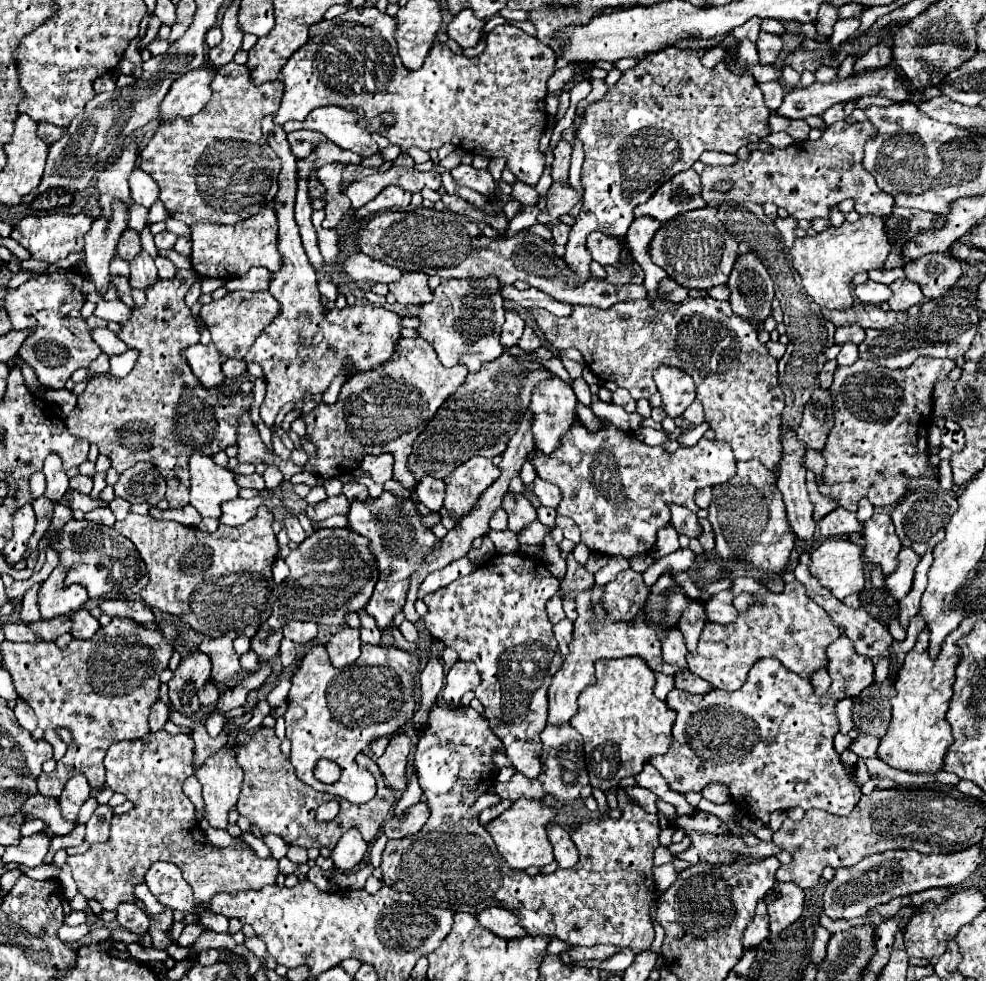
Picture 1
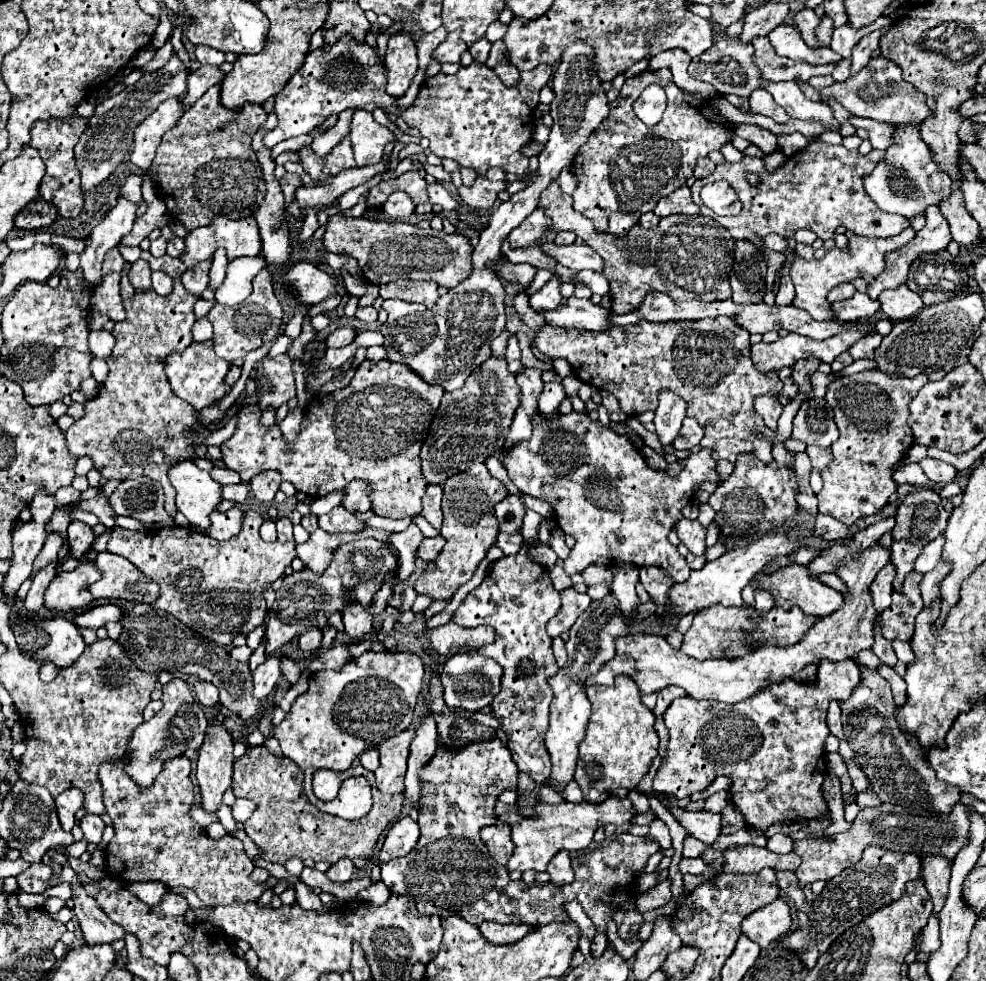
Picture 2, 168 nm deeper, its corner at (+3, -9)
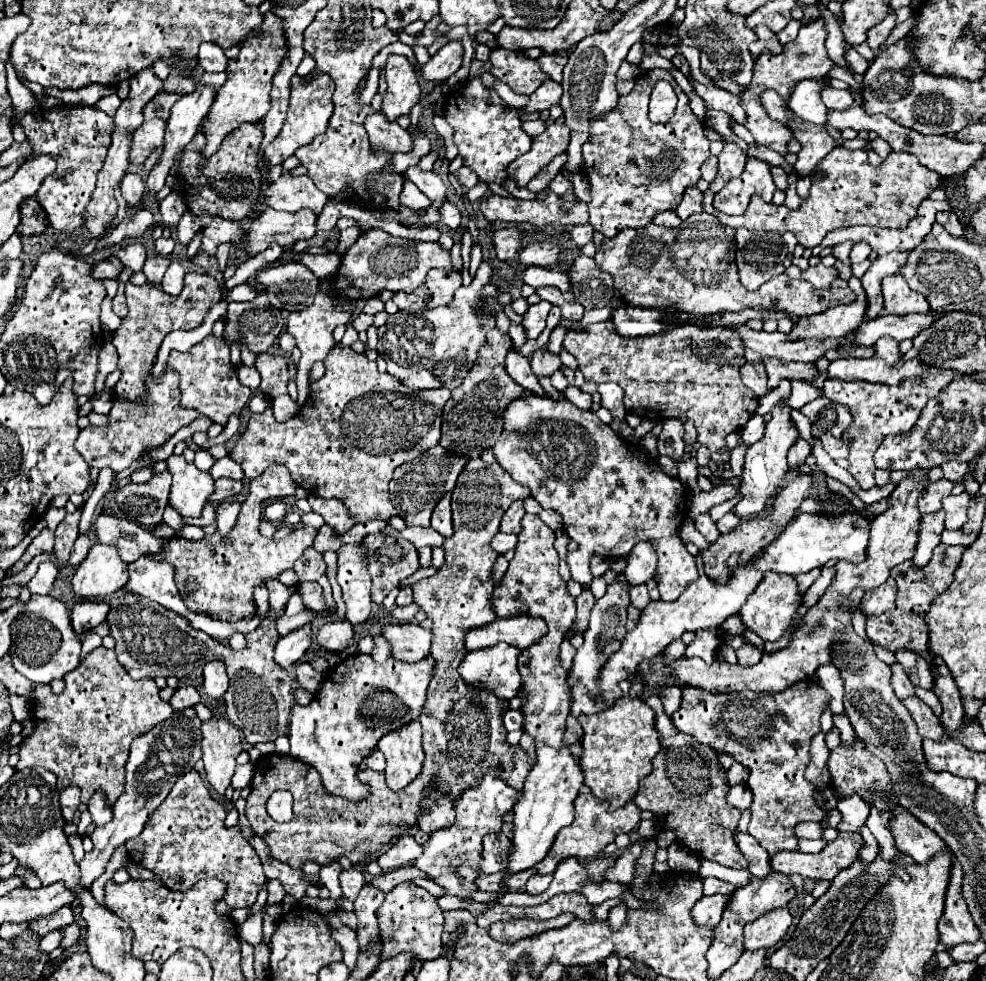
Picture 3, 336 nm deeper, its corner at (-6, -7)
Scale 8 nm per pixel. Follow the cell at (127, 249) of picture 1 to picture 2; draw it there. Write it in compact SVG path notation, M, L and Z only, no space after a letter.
M112 248L112 250L108 250L108 254L106 254L106 258L104 258L102 272L104 272L104 274L110 274L110 272L122 272L124 264L126 264L126 262L124 262L124 258L120 256L118 248Z

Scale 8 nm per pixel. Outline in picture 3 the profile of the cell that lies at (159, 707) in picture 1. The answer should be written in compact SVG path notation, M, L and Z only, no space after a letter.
M185 686L185 688L175 690L175 694L169 700L169 706L173 710L181 710L181 708L187 708L187 706L195 706L199 702L201 702L201 694L197 692L197 688Z

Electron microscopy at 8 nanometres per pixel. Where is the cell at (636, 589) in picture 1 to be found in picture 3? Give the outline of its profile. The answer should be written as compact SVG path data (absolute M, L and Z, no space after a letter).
M637 544L633 552L627 556L627 566L623 570L629 586L645 584L649 578L653 578L657 568L657 554L653 554L651 544Z

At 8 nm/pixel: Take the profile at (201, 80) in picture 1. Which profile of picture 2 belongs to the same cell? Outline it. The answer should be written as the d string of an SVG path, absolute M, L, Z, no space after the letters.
M168 100L160 104L146 120L140 122L134 130L134 148L130 152L130 162L142 170L150 170L152 158L156 156L156 148L164 132L176 126L184 112L180 100Z

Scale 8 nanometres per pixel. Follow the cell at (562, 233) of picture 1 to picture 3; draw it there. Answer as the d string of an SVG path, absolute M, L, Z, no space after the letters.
M583 224L583 226L573 226L571 230L571 240L577 244L577 246L583 246L587 242L591 242L593 238L593 228L589 224Z

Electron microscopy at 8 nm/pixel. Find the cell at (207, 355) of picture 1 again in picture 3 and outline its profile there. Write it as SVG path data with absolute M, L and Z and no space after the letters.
M207 336L189 352L173 350L169 354L169 366L181 374L181 404L185 408L199 410L213 422L225 424L231 414L241 414L243 406L251 398L251 390L237 380L237 368L229 360L229 346L223 342L223 338Z

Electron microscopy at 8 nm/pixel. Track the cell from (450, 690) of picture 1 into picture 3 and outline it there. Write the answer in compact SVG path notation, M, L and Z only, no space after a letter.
M495 644L465 654L457 672L465 684L477 692L493 692L499 700L511 700L521 688L517 652L509 644Z

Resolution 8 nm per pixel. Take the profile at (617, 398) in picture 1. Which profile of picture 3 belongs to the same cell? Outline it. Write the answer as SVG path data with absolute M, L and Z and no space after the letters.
M609 382L609 384L599 384L599 394L603 396L601 404L619 420L625 420L627 410L623 406L623 390L621 386Z

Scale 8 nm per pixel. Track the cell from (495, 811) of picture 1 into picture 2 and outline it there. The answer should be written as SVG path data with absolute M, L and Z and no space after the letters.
M498 822L496 826L486 826L486 828L482 828L480 838L486 844L490 856L498 864L506 866L506 862L512 856L512 850L514 850L514 846L510 842L512 840L510 838L510 826L508 824L502 824L502 822Z

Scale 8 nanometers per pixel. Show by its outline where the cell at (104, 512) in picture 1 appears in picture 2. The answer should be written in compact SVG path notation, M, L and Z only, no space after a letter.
M72 522L68 526L68 542L70 542L70 558L82 558L88 546L94 542L92 528L82 522Z

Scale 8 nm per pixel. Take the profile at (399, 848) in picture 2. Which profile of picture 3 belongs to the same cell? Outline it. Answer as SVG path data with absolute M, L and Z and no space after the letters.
M403 836L399 838L397 844L393 844L393 848L389 848L383 856L379 856L377 862L383 870L401 868L401 866L413 864L413 860L421 856L421 852L423 852L423 846L417 844L413 836Z

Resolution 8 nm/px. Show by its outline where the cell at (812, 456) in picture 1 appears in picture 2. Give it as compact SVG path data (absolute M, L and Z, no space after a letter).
M808 446L806 454L812 460L812 466L818 470L824 470L832 462L832 450L830 448L820 448L820 446Z

